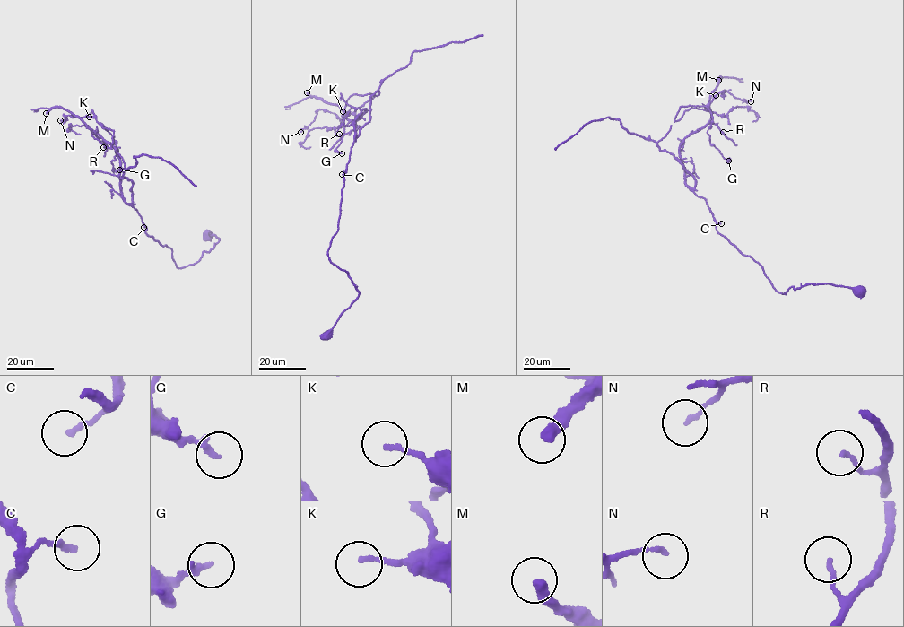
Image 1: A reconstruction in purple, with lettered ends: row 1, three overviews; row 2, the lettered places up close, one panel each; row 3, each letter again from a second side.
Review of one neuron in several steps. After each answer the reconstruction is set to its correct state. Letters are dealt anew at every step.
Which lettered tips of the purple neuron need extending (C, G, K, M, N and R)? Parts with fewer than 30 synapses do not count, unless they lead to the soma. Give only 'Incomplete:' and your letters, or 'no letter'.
Incomplete: no letter

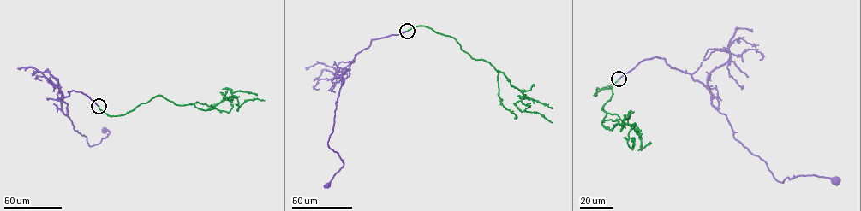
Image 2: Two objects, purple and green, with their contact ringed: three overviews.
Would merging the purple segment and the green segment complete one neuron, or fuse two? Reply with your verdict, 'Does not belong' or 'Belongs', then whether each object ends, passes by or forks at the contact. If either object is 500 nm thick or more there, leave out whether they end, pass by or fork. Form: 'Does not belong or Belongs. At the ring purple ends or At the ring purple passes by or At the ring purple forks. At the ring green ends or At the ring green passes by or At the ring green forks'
Belongs

